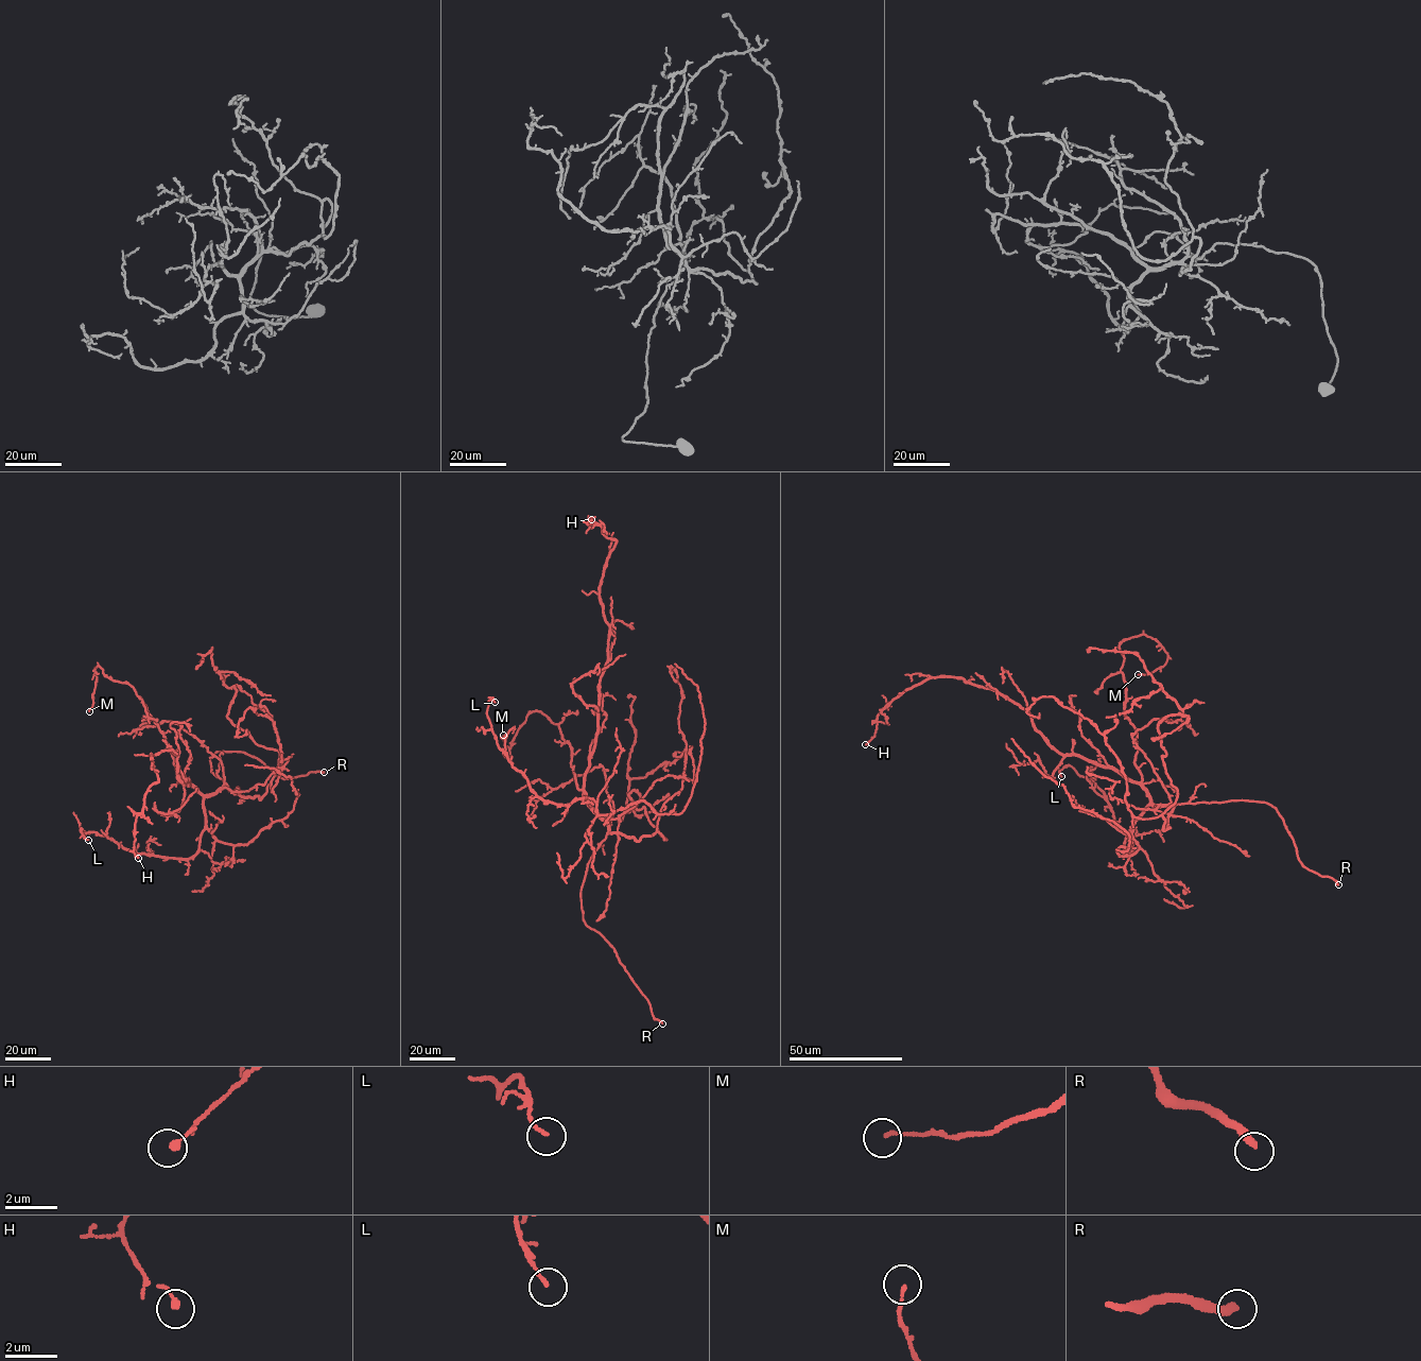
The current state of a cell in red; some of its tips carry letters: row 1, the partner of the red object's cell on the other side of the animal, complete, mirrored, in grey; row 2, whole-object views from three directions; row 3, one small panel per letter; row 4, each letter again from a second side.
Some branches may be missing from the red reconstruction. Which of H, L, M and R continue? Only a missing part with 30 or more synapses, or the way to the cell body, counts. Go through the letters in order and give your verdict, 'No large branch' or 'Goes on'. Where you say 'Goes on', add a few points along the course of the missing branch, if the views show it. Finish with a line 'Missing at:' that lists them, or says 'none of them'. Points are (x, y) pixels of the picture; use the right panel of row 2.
H: No large branch
L: No large branch
M: No large branch
R: Goes on
Missing at: R

